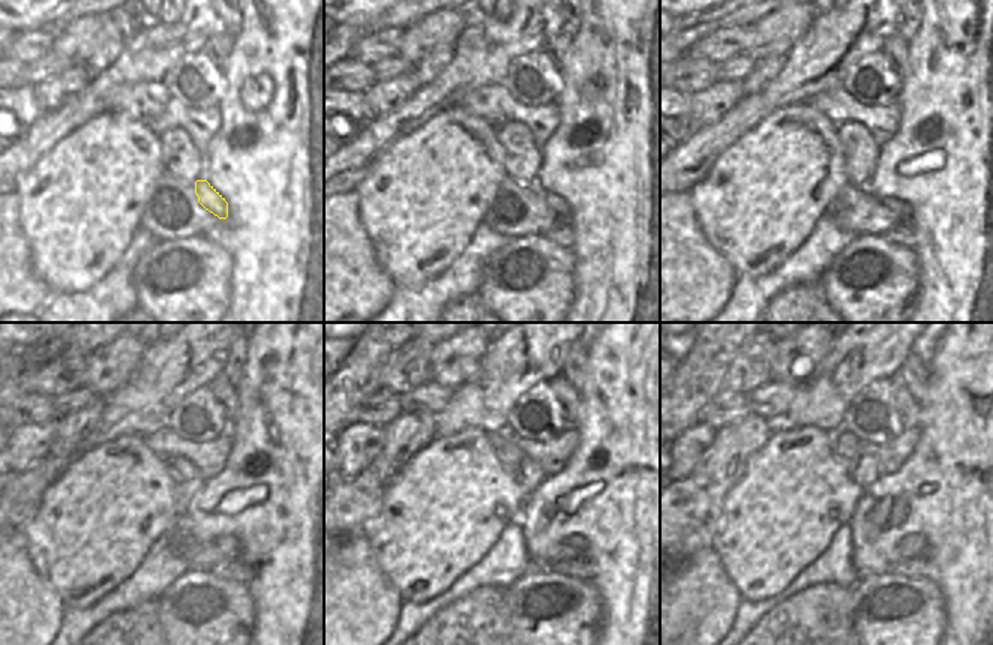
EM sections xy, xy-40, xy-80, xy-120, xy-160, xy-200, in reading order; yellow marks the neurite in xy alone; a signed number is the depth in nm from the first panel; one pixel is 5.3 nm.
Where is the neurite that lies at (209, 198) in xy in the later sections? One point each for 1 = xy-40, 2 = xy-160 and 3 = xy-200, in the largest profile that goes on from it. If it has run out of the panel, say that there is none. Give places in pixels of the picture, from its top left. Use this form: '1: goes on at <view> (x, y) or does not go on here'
1: goes on at xy-40 (555, 203)
2: goes on at xy-160 (575, 546)
3: goes on at xy-200 (912, 546)

